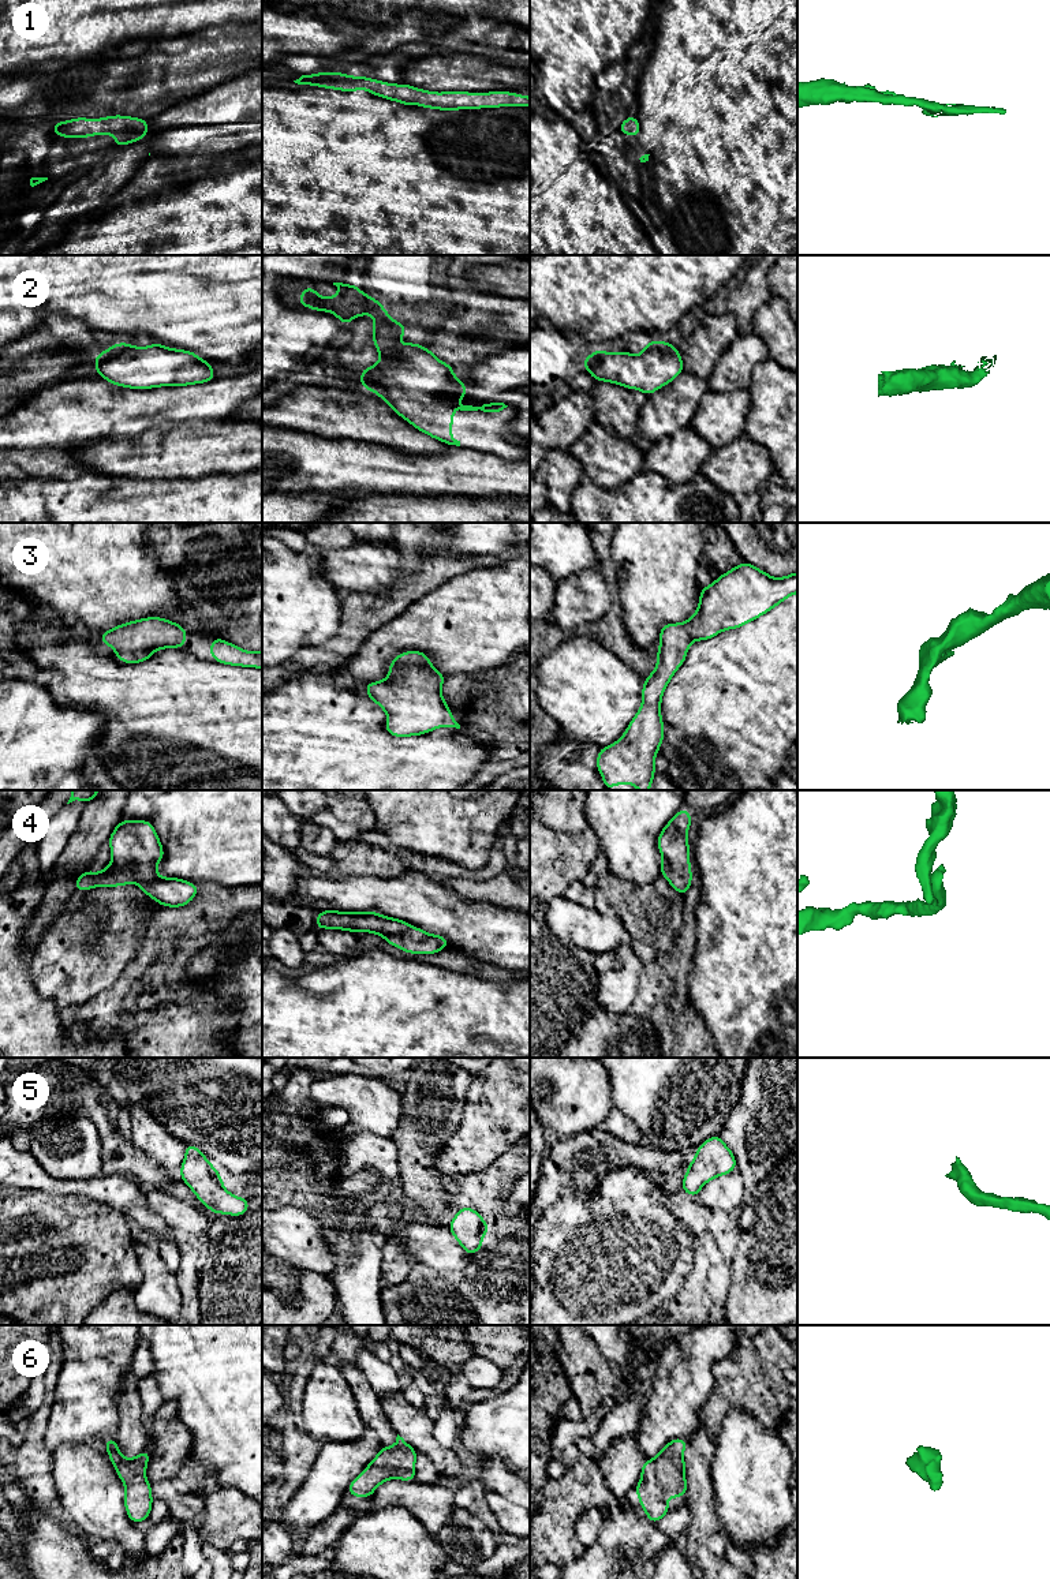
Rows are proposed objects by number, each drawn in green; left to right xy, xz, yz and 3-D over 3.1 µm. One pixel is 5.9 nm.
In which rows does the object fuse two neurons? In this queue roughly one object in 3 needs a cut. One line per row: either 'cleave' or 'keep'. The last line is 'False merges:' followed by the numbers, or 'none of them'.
1: keep
2: keep
3: keep
4: cleave
5: keep
6: keep
False merges: 4

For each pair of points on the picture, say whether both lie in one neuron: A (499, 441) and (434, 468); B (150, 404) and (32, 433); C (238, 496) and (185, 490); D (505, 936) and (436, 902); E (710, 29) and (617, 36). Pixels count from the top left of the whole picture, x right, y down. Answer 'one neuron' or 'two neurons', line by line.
A: two neurons
B: one neuron
C: one neuron
D: one neuron
E: two neurons

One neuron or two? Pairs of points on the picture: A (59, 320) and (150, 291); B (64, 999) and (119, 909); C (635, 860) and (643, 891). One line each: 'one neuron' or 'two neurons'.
A: two neurons
B: one neuron
C: two neurons

